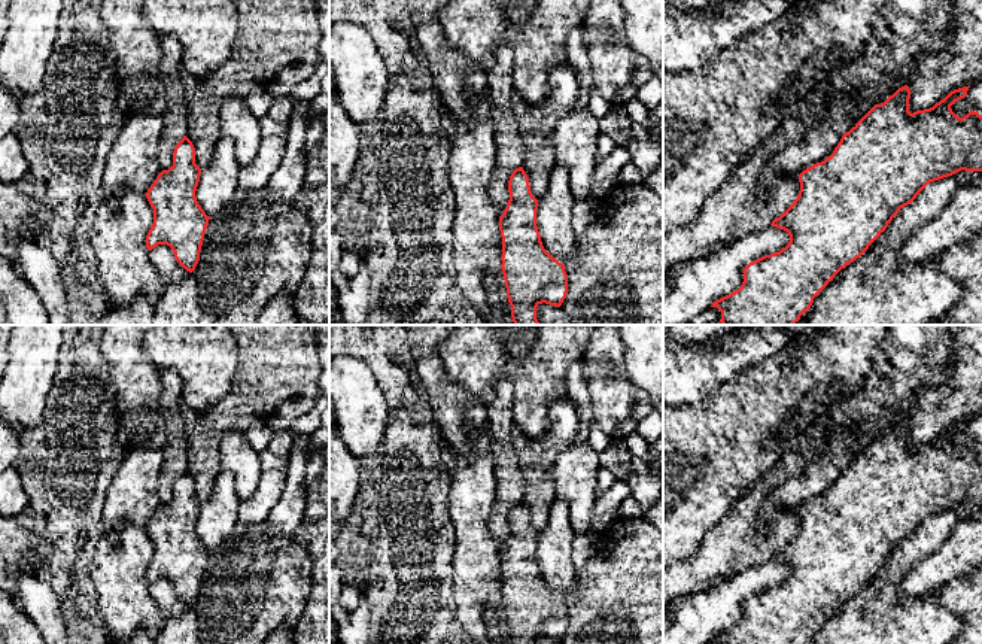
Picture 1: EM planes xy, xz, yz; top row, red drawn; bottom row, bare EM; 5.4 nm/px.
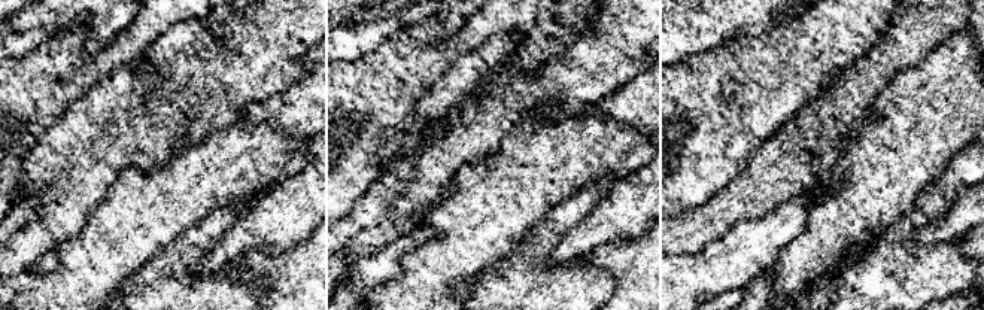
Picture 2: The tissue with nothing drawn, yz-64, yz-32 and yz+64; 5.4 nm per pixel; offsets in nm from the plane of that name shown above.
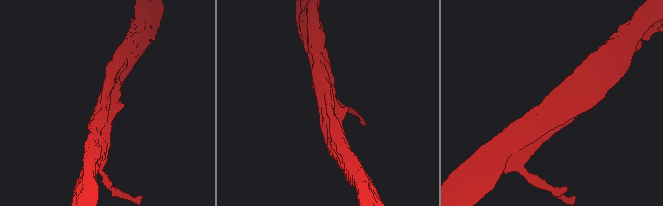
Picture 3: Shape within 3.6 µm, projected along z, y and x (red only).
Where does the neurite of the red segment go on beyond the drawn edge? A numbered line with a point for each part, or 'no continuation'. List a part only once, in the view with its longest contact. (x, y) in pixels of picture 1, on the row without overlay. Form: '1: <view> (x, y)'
no continuation

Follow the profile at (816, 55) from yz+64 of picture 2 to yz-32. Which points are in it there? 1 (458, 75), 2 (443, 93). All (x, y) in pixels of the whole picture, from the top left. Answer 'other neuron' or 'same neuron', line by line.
1: other neuron
2: other neuron

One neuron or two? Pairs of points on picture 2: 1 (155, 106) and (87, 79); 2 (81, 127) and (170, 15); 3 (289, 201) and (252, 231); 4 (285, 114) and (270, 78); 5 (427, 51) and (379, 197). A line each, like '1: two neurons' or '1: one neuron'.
1: two neurons
2: two neurons
3: one neuron
4: two neurons
5: two neurons

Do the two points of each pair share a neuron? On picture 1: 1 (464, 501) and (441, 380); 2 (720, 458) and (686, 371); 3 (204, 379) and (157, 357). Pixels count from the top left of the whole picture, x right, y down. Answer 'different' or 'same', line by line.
1: different
2: different
3: same

